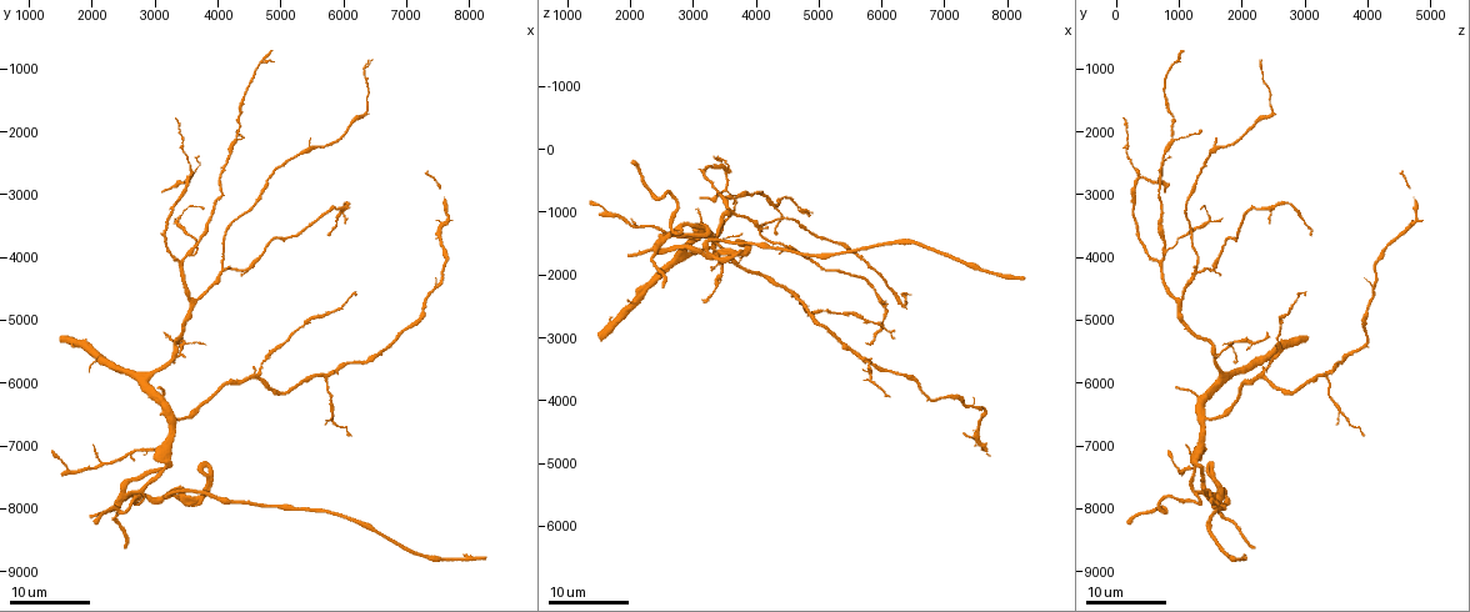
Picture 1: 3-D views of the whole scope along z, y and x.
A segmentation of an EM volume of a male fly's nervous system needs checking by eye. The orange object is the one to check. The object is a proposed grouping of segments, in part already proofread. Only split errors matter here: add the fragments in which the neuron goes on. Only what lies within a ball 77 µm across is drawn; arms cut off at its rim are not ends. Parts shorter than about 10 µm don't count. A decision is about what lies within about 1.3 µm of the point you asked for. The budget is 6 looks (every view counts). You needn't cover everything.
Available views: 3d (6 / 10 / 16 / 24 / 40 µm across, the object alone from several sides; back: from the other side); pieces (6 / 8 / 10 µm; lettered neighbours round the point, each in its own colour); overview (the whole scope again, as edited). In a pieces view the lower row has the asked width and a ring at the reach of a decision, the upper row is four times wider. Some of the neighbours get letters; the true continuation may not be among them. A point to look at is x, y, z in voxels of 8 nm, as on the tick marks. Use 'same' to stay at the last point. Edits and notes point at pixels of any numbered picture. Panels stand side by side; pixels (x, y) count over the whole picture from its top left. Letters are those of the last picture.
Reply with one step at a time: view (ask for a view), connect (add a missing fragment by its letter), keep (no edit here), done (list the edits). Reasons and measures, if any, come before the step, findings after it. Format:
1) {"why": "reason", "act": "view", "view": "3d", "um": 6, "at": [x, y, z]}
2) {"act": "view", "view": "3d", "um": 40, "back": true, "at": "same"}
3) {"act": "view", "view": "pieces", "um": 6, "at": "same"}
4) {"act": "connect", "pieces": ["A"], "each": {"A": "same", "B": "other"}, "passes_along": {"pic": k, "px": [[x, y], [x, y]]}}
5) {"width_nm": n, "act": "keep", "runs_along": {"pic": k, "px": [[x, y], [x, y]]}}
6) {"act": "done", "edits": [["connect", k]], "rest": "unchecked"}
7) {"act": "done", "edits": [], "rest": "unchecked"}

{"act": "view", "view": "3d", "um": 16, "at": [3750, 7300, 1450]}

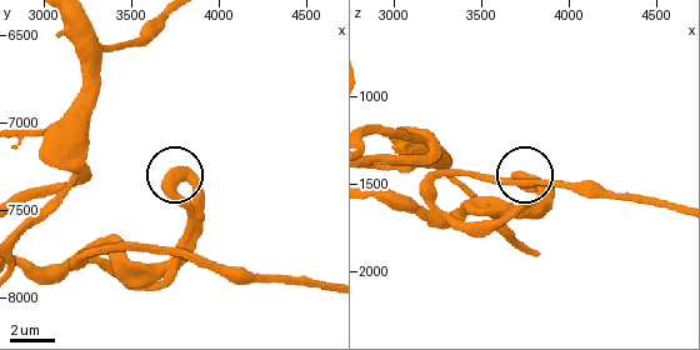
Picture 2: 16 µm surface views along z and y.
{"why": "see the neighbours", "act": "view", "view": "pieces", "um": 8, "at": "same"}

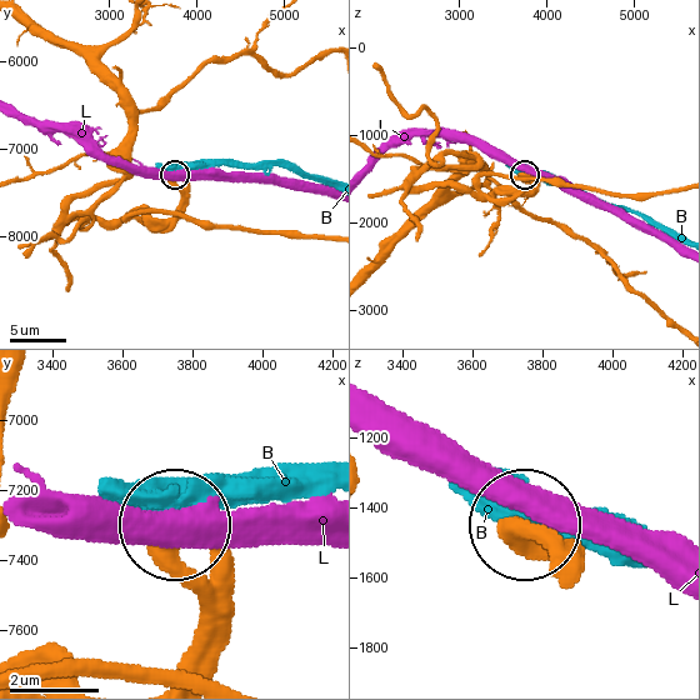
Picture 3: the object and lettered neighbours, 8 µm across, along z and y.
{"act": "keep", "each": {"B": "other", "L": "other"}, "found": "none of them fits"}

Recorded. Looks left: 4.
{"why": "tapers out", "act": "view", "view": "3d", "um": 16, "at": [3100, 6050, 950]}

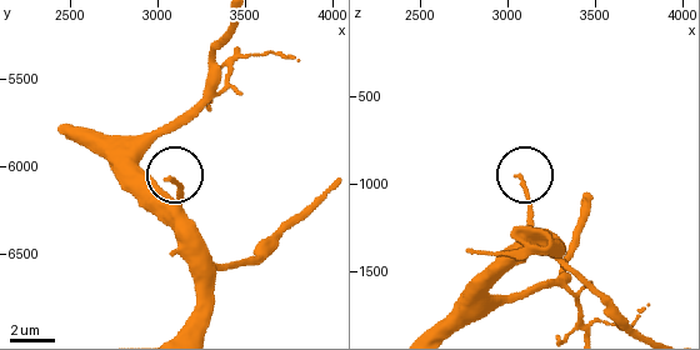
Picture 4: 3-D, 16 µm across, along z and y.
{"act": "view", "view": "pieces", "um": 10, "at": [3080, 6060, 980]}

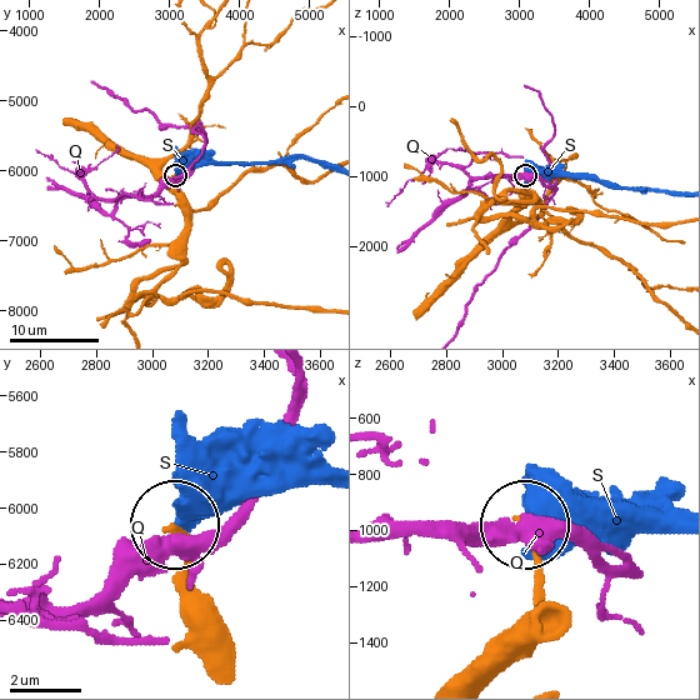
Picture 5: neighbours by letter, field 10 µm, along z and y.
{"act": "keep", "each": {"Q": "other", "S": "other"}, "found": "no lettered fragment goes on from it"}

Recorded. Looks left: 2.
{"why": "an open end", "act": "view", "view": "3d", "um": 24, "at": [5800, 3650, 3100]}

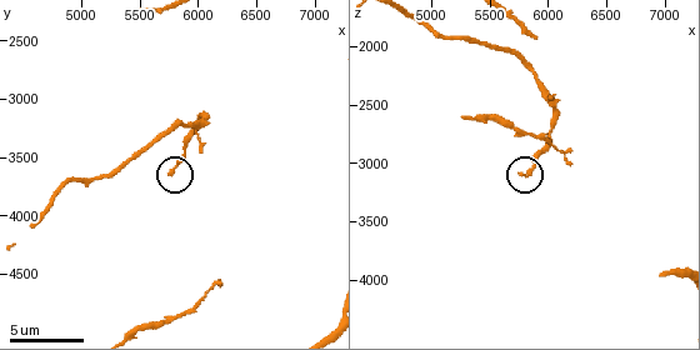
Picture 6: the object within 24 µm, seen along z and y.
{"act": "view", "view": "pieces", "um": 6, "at": [5760, 3640, 3100]}

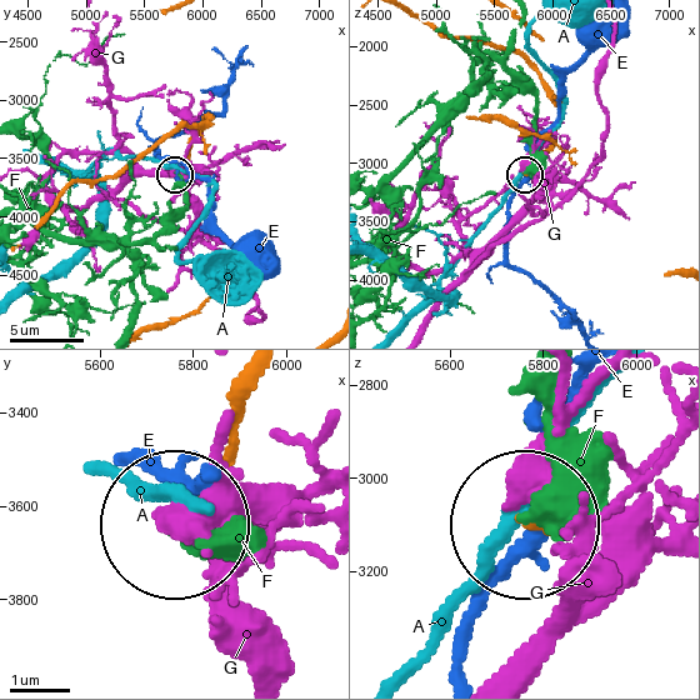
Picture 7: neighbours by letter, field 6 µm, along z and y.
{"act": "keep", "each": {"A": "other", "E": "other", "F": "other", "G": "other"}, "found": "no lettered fragment goes on from it"}

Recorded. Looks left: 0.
{"act": "done", "edits": [], "rest": "unchecked"}

